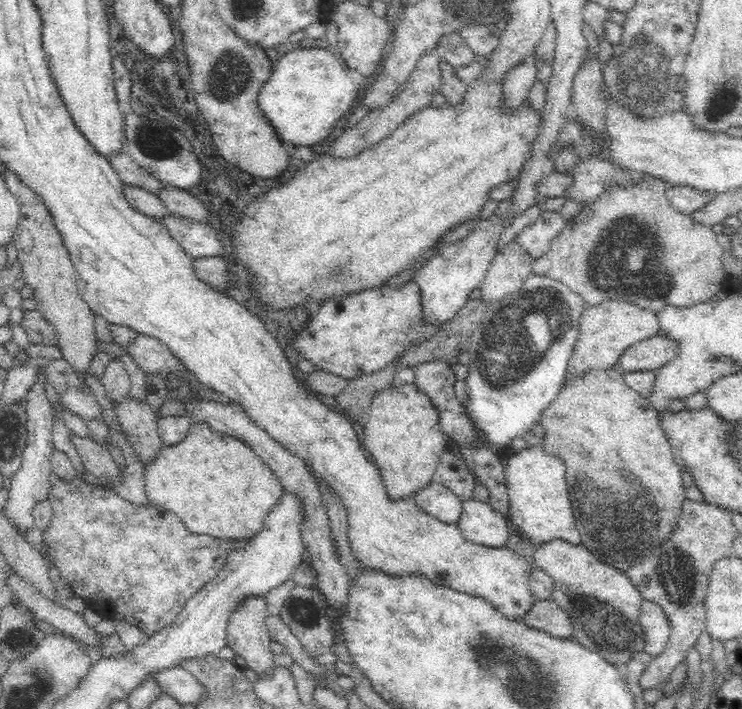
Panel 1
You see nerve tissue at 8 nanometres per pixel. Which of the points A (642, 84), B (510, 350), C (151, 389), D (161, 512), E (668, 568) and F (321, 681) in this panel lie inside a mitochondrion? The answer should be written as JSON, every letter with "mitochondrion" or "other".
{"A":"mitochondrion","B":"mitochondrion","C":"other","D":"other","E":"mitochondrion","F":"other"}

